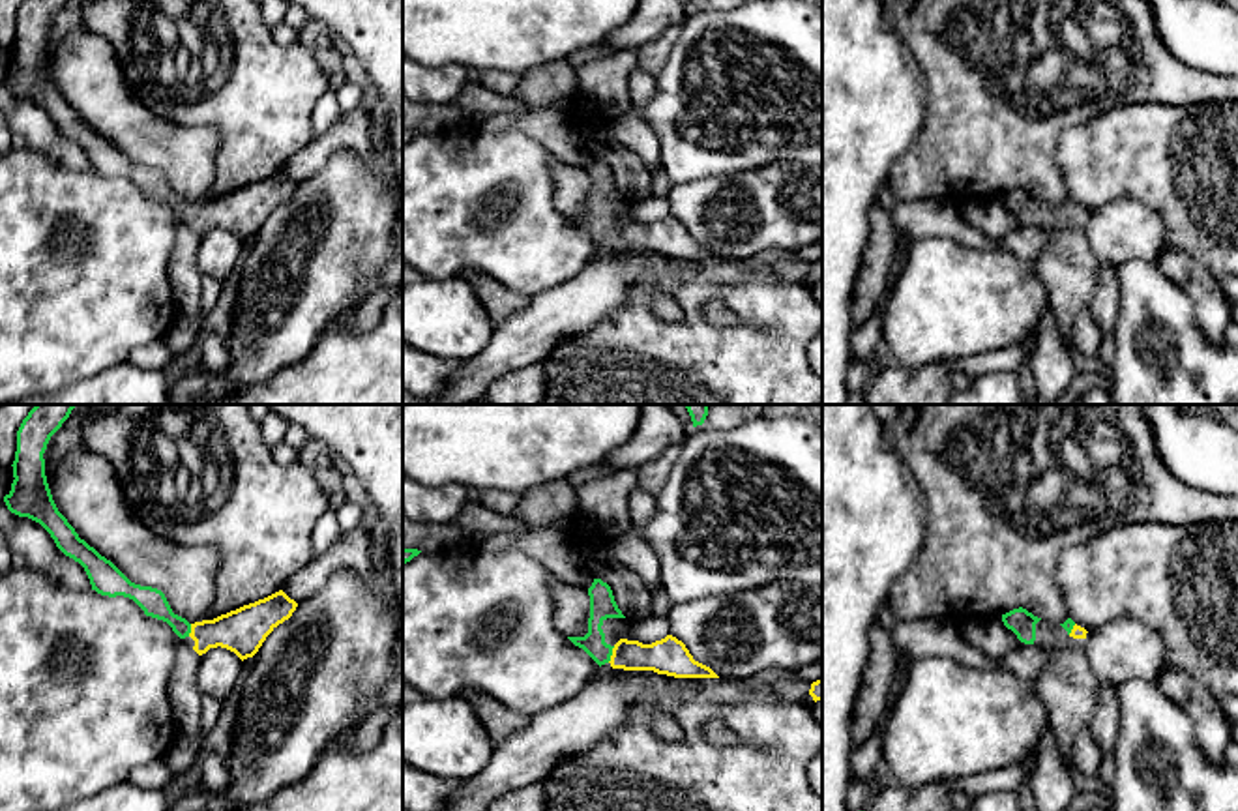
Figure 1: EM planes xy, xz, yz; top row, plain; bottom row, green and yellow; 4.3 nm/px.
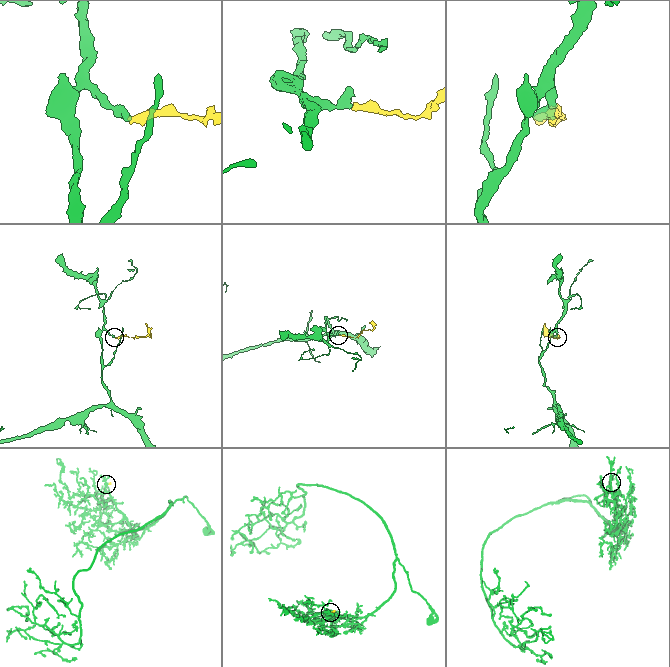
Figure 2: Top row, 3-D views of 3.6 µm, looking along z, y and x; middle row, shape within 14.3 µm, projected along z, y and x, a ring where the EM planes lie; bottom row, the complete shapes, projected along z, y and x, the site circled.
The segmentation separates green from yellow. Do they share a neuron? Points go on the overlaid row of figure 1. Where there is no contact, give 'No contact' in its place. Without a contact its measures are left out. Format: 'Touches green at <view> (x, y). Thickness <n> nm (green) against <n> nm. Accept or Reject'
Touches green at xz (611, 654). Thickness 110 nm (green) against 160 nm. Accept

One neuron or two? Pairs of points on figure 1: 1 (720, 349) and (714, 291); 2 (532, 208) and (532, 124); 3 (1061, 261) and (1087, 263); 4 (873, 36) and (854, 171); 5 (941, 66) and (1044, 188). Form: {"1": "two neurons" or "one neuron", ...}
{"1": "one neuron", "2": "two neurons", "3": "one neuron", "4": "one neuron", "5": "one neuron"}

